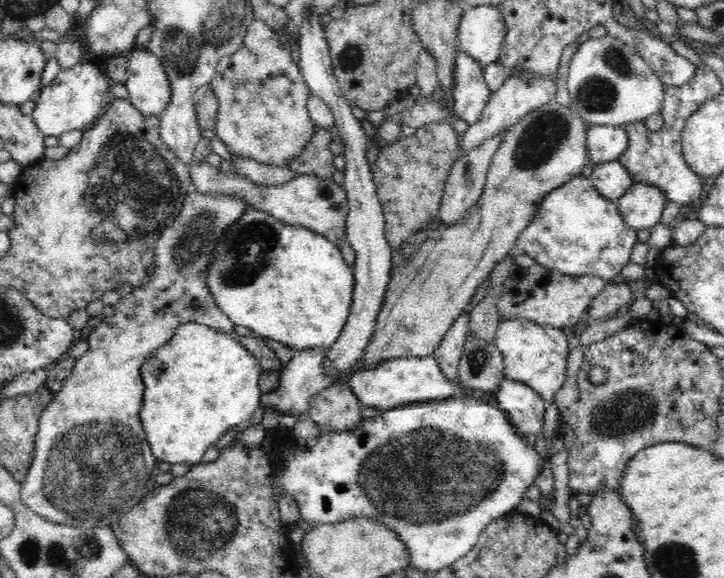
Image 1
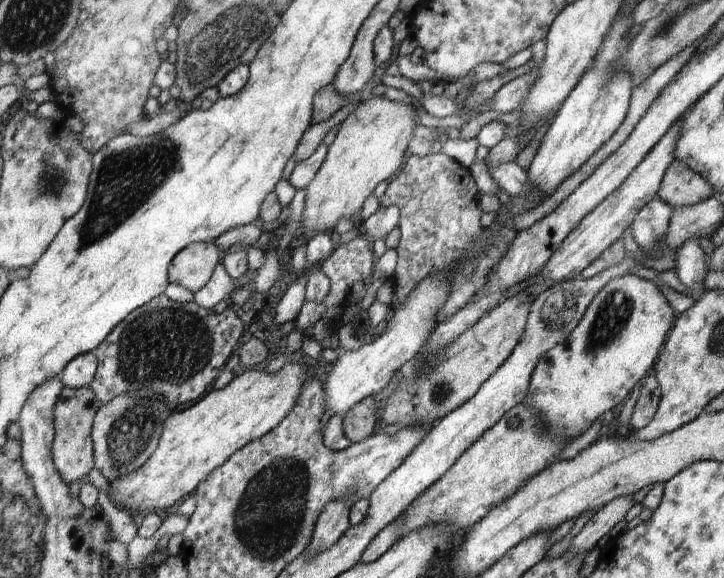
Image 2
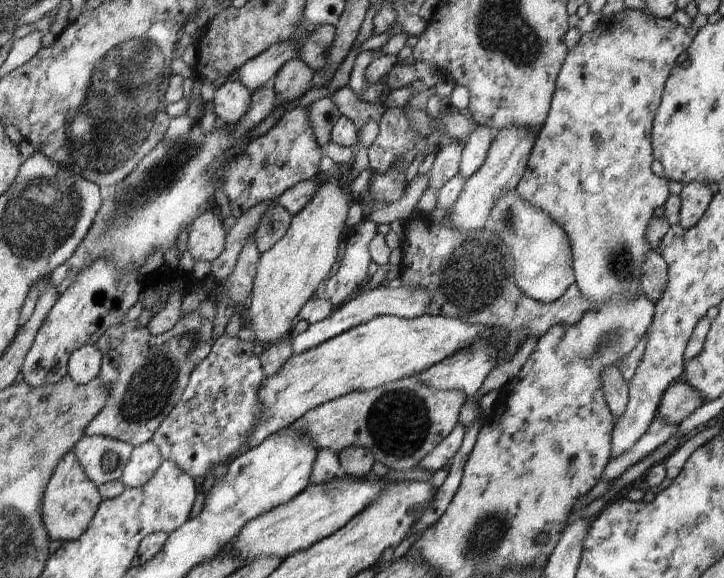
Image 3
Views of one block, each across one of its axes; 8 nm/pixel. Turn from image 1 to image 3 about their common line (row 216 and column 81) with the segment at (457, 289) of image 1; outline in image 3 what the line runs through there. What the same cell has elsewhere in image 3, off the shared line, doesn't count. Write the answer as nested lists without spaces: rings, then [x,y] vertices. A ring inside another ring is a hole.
[[[68,452],[56,466],[42,498],[41,517],[48,538],[58,540],[61,544],[77,541],[88,529],[100,502],[102,498],[97,486],[86,477],[74,452]]]

